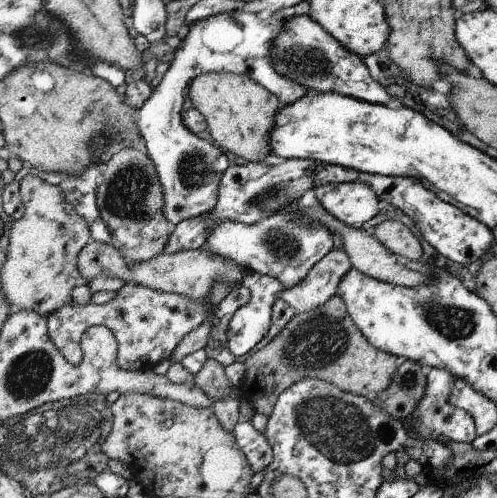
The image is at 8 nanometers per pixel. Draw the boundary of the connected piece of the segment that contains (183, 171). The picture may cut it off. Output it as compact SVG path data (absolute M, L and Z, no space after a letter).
M232 11L192 22L182 33L180 48L176 50L160 84L136 112L139 134L146 142L147 154L154 162L162 186L164 216L173 225L184 219L202 216L216 206L218 186L230 164L225 150L220 150L186 128L182 105L188 82L202 73L230 72L250 76L272 92L281 105L292 104L308 94L303 86L276 72L272 64L272 44L280 30L284 30L282 18L279 13L257 15Z

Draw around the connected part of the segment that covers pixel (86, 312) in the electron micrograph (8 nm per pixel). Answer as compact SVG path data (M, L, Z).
M125 284L116 292L116 296L109 302L103 304L80 304L70 302L62 306L48 315L47 337L56 345L60 354L70 363L76 366L80 364L83 358L83 350L81 348L82 334L86 330L90 330L92 326L106 326L114 338L117 340L117 364L122 370L146 372L158 362L164 360L173 354L174 349L182 342L184 336L188 336L192 330L196 330L200 324L204 324L207 319L208 308L202 302L190 300L184 294L176 294L176 292L164 292L144 288L144 286Z

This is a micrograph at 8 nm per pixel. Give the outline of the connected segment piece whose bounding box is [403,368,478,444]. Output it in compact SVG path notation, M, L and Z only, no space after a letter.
M443 368L427 369L427 382L422 396L422 400L418 402L416 410L410 414L410 417L403 421L404 428L408 432L416 432L418 439L426 442L448 440L448 442L457 442L462 444L472 444L472 441L478 435L478 429L475 427L474 417L462 408L452 406L448 402L450 398L450 390L452 390L453 382L456 379L448 370Z

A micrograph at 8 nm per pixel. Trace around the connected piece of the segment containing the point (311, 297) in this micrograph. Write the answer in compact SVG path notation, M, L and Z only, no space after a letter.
M332 249L318 264L314 264L300 284L292 286L290 290L283 290L280 299L286 301L297 314L314 310L336 294L340 280L351 268L346 250Z

